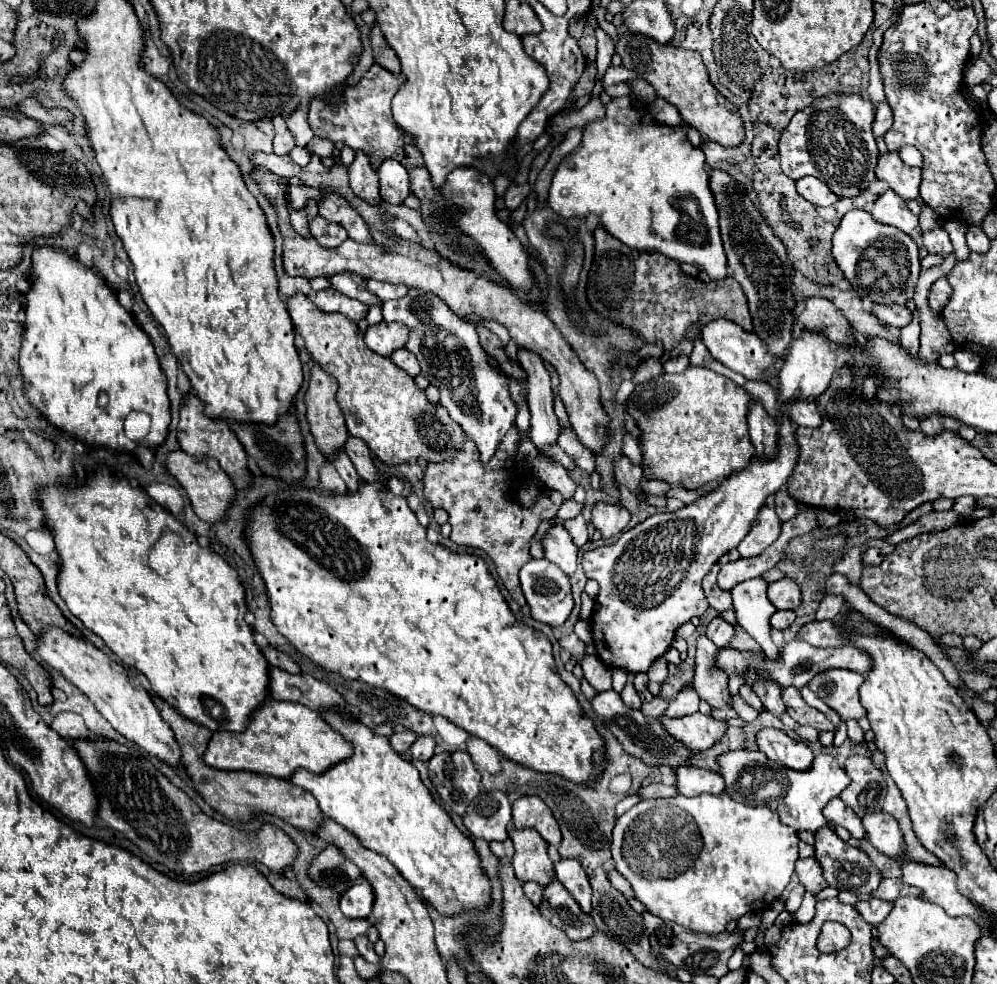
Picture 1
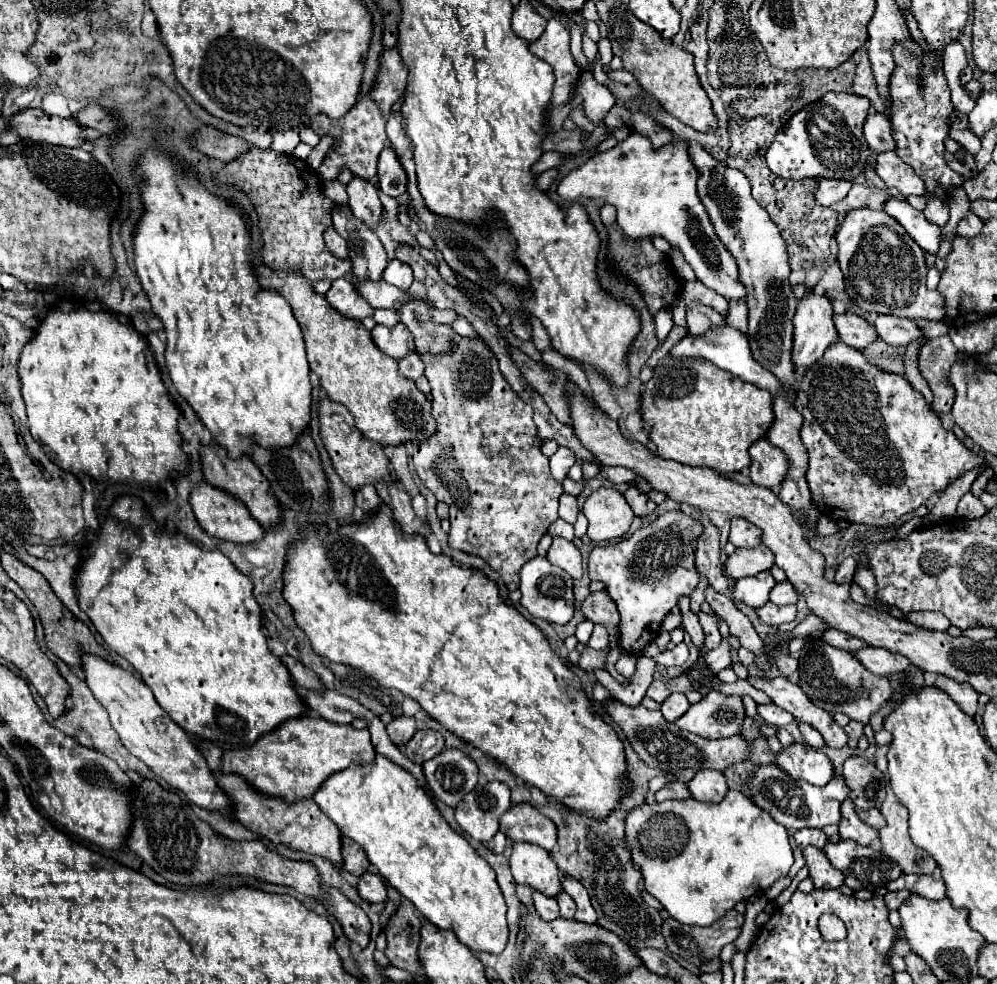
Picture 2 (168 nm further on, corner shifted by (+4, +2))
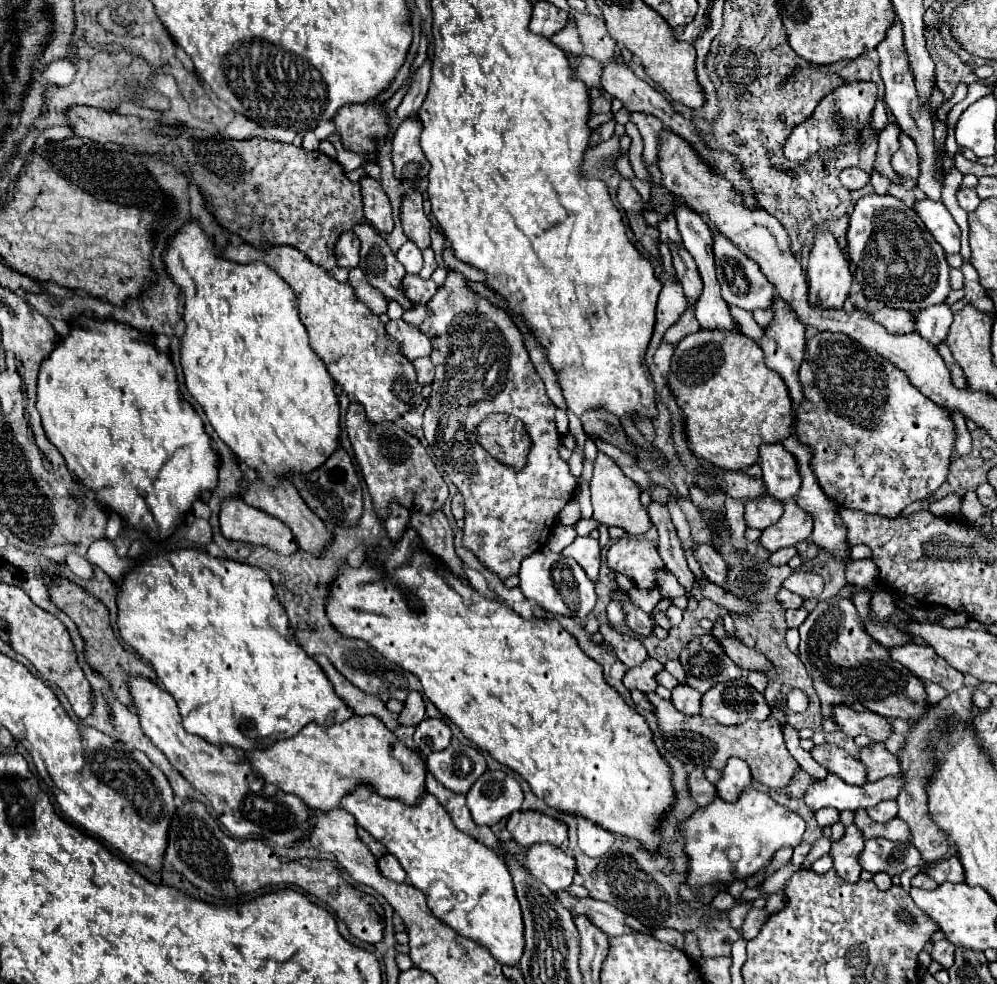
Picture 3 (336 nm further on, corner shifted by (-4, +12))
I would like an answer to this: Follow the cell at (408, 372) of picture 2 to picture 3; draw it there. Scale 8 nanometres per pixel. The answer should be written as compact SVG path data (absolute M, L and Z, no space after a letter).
M427 356L425 358L417 358L417 360L413 360L413 366L417 370L417 378L419 378L421 384L429 384L433 380L435 370L433 370L431 358L427 358Z

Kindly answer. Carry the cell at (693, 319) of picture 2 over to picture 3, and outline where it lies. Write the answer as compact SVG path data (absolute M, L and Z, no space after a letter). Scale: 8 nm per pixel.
M669 246L669 248L671 248L671 254L673 254L673 266L675 266L675 272L677 272L677 280L681 282L685 296L699 300L699 296L703 292L703 282L701 282L701 276L697 272L695 260L681 246Z

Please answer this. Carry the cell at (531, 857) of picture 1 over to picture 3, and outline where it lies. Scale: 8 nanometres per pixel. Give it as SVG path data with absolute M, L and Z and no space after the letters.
M533 844L525 854L527 870L533 878L543 882L549 890L559 892L571 886L575 874L575 860L551 844Z

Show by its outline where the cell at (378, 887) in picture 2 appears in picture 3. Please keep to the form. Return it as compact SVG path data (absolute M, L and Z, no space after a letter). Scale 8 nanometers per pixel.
M385 854L377 860L377 866L381 870L381 874L393 882L405 882L405 870L399 866L397 858L393 854Z

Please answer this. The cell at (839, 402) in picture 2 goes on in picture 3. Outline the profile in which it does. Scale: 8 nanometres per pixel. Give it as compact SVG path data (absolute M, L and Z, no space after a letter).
M819 332L815 334L809 342L807 342L807 358L803 360L803 366L799 370L799 382L803 386L805 392L805 402L797 408L797 434L799 438L809 444L813 448L813 460L811 460L811 468L817 476L817 482L821 486L821 490L837 504L837 506L847 506L853 510L863 510L867 514L877 514L877 516L885 516L885 518L895 518L905 506L909 506L915 500L925 500L929 498L945 480L947 480L947 472L949 472L949 464L951 464L951 454L955 450L955 424L951 418L951 410L937 406L935 402L931 402L927 396L923 396L915 386L911 386L907 374L903 374L903 370L895 368L891 362L887 362L883 356L879 354L871 354L869 350L863 350L863 346L859 346L855 340L847 338L845 334L833 334L833 332Z

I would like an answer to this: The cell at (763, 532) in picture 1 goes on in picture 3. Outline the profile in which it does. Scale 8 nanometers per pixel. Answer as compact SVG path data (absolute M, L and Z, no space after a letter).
M763 496L761 500L747 502L745 504L745 524L747 528L765 530L773 526L783 514L783 504L779 500L773 500L771 496Z

